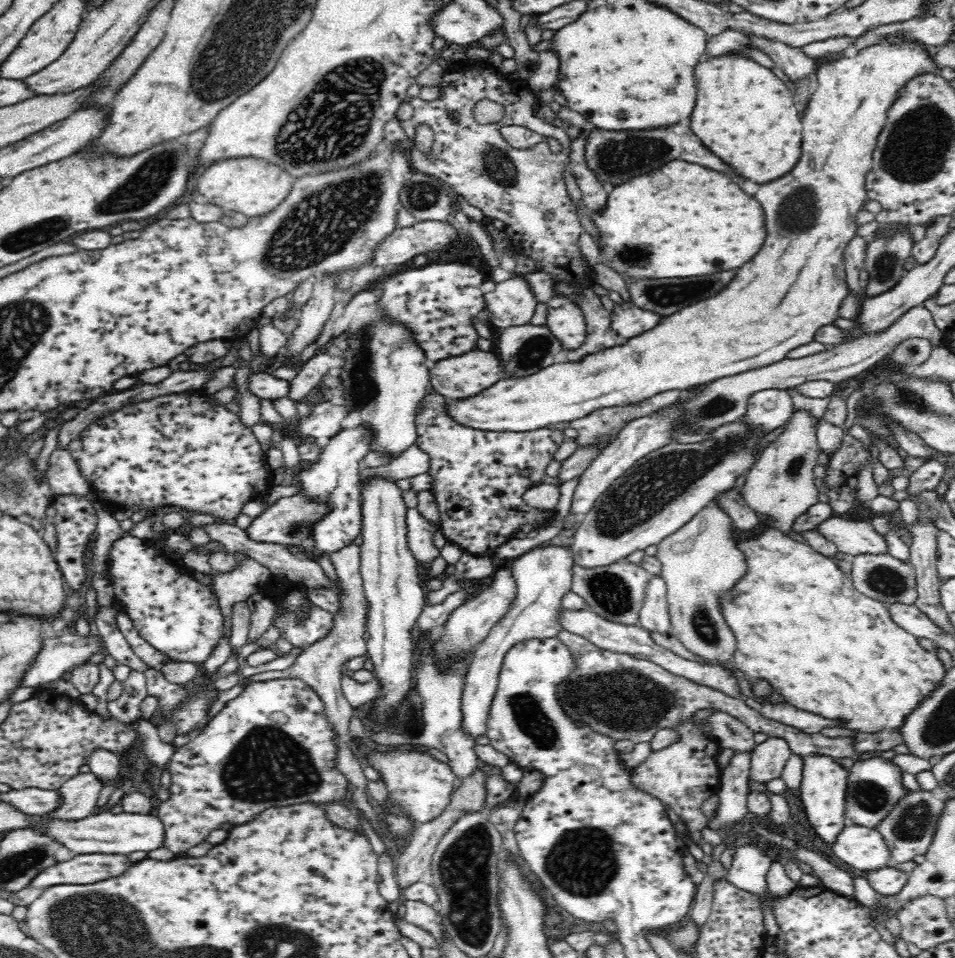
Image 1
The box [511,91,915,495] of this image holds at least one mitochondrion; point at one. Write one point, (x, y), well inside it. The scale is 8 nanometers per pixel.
(619, 154)

